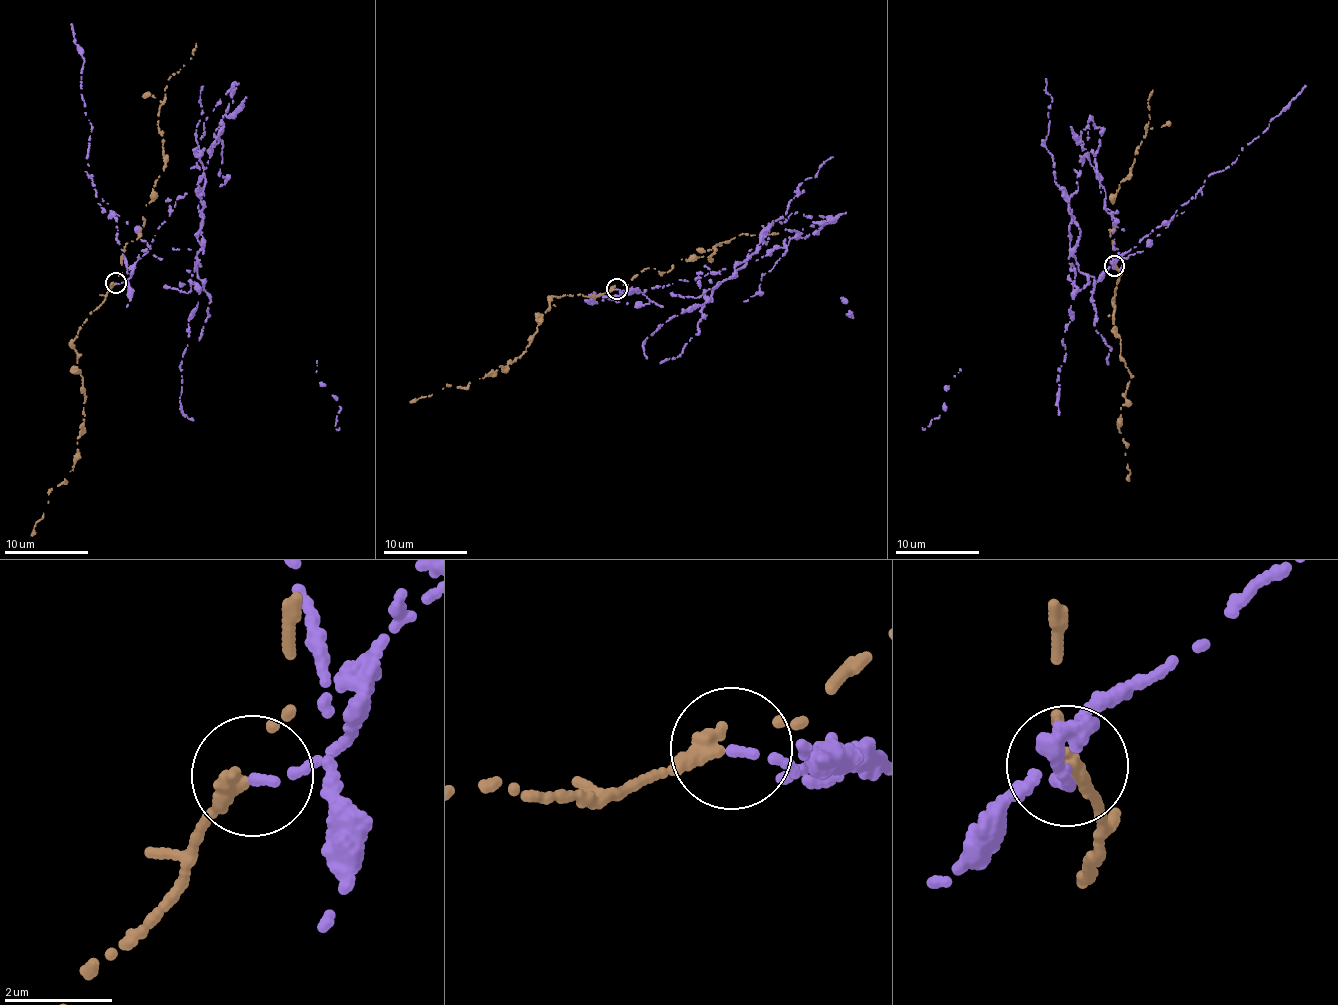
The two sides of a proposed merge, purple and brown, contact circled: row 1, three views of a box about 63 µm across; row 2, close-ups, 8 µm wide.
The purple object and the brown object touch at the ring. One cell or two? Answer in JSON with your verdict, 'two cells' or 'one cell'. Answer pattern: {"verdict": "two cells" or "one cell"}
{"verdict": "two cells"}

